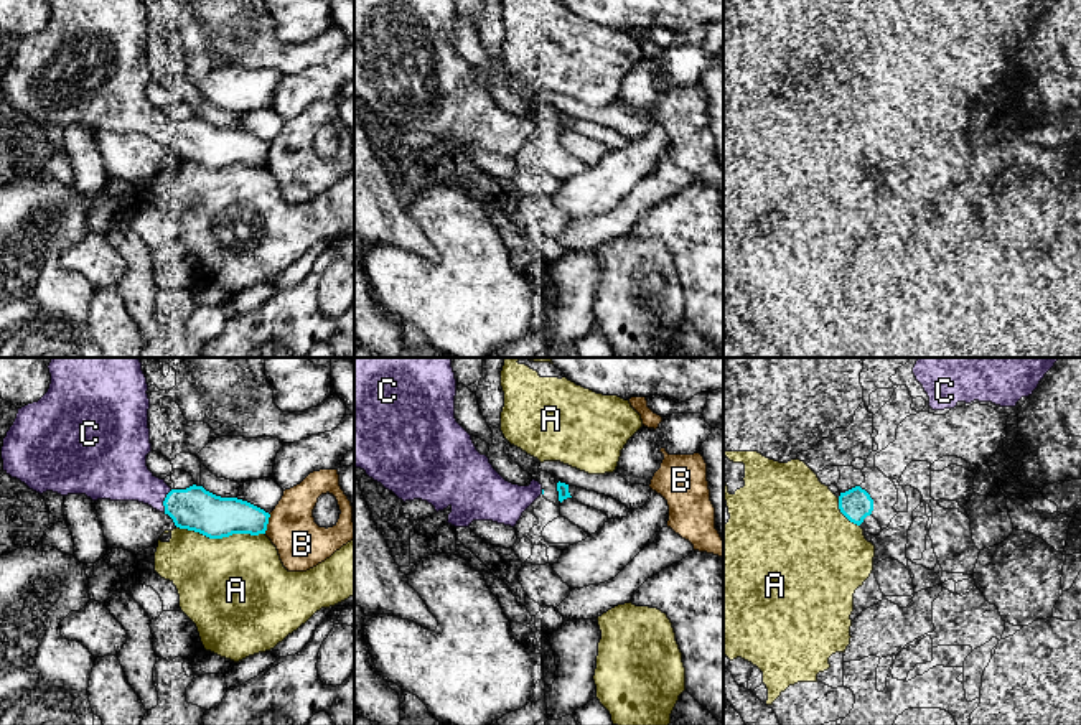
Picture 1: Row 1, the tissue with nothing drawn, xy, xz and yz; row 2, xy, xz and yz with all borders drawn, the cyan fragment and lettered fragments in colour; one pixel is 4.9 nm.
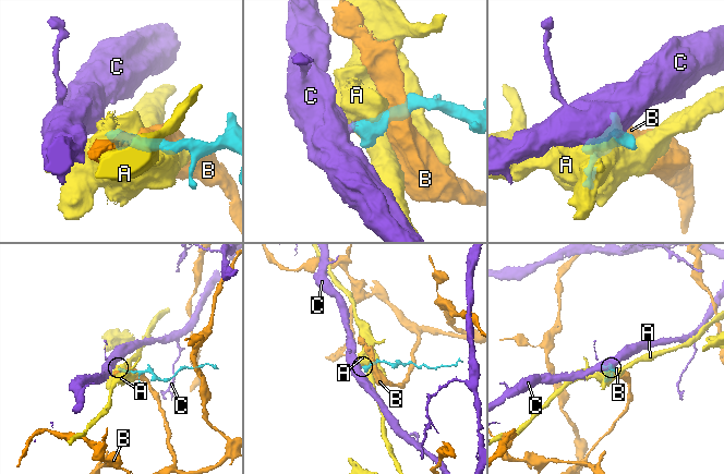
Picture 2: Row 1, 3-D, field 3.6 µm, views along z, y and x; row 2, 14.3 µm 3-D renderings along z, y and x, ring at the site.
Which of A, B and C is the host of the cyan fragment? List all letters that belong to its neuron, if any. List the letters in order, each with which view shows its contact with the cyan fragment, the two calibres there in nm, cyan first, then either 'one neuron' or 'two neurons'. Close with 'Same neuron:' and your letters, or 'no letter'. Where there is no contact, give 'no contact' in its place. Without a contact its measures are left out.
A: contact in xy; calibres 220 and 500 nm; two neurons
B: contact in xy; calibres 200 and 240 nm; two neurons
C: contact in xy; calibres 220 and 260 nm; one neuron
Same neuron: C

